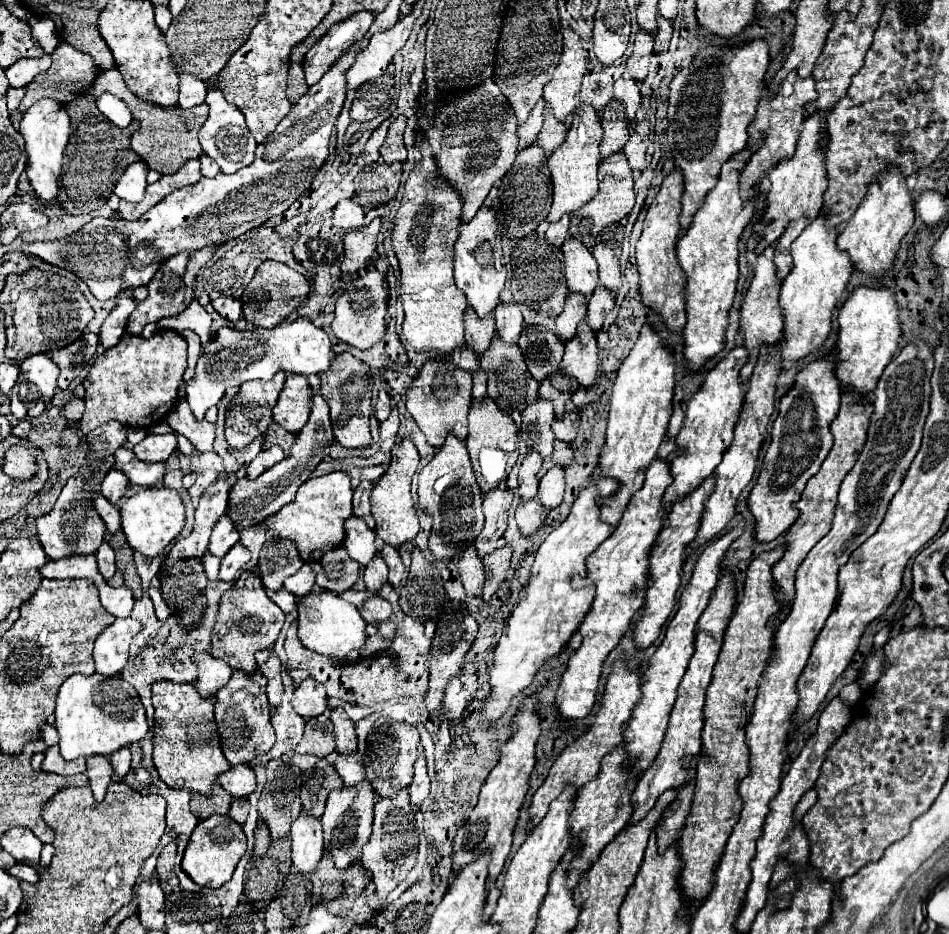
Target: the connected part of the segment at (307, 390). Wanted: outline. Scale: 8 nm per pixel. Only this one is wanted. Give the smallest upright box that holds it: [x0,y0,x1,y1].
[272,374,312,434]

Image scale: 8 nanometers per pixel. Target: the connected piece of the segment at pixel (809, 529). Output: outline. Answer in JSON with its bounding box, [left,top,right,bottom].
[772,390,872,622]

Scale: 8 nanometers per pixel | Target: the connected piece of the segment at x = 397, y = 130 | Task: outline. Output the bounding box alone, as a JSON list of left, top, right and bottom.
[380,114,406,164]

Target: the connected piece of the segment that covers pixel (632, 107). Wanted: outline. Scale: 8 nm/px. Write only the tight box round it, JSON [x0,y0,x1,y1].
[614,76,640,122]

